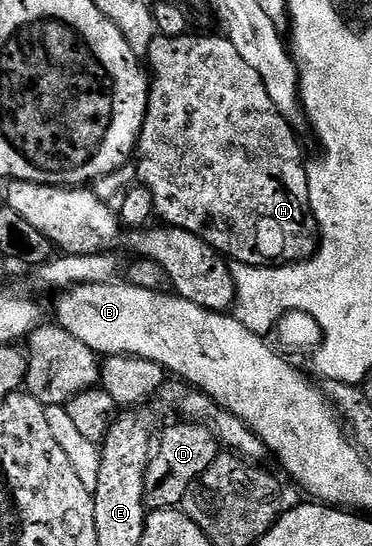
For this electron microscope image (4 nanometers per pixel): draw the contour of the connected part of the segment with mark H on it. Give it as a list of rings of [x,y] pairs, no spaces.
[[[228,36],[221,37],[163,37],[153,38],[147,54],[147,69],[151,74],[149,82],[149,102],[145,112],[145,122],[141,128],[141,138],[137,141],[135,150],[135,166],[137,168],[137,181],[151,191],[154,200],[155,213],[162,217],[166,226],[182,229],[202,237],[212,249],[222,255],[228,255],[233,261],[244,265],[260,265],[272,267],[275,265],[295,265],[298,261],[308,261],[321,244],[321,233],[317,229],[317,220],[311,211],[309,202],[309,170],[307,157],[301,154],[301,145],[297,142],[298,134],[279,115],[275,103],[271,103],[271,95],[267,95],[267,87],[263,87],[263,79],[250,67],[235,51],[229,42]]]

